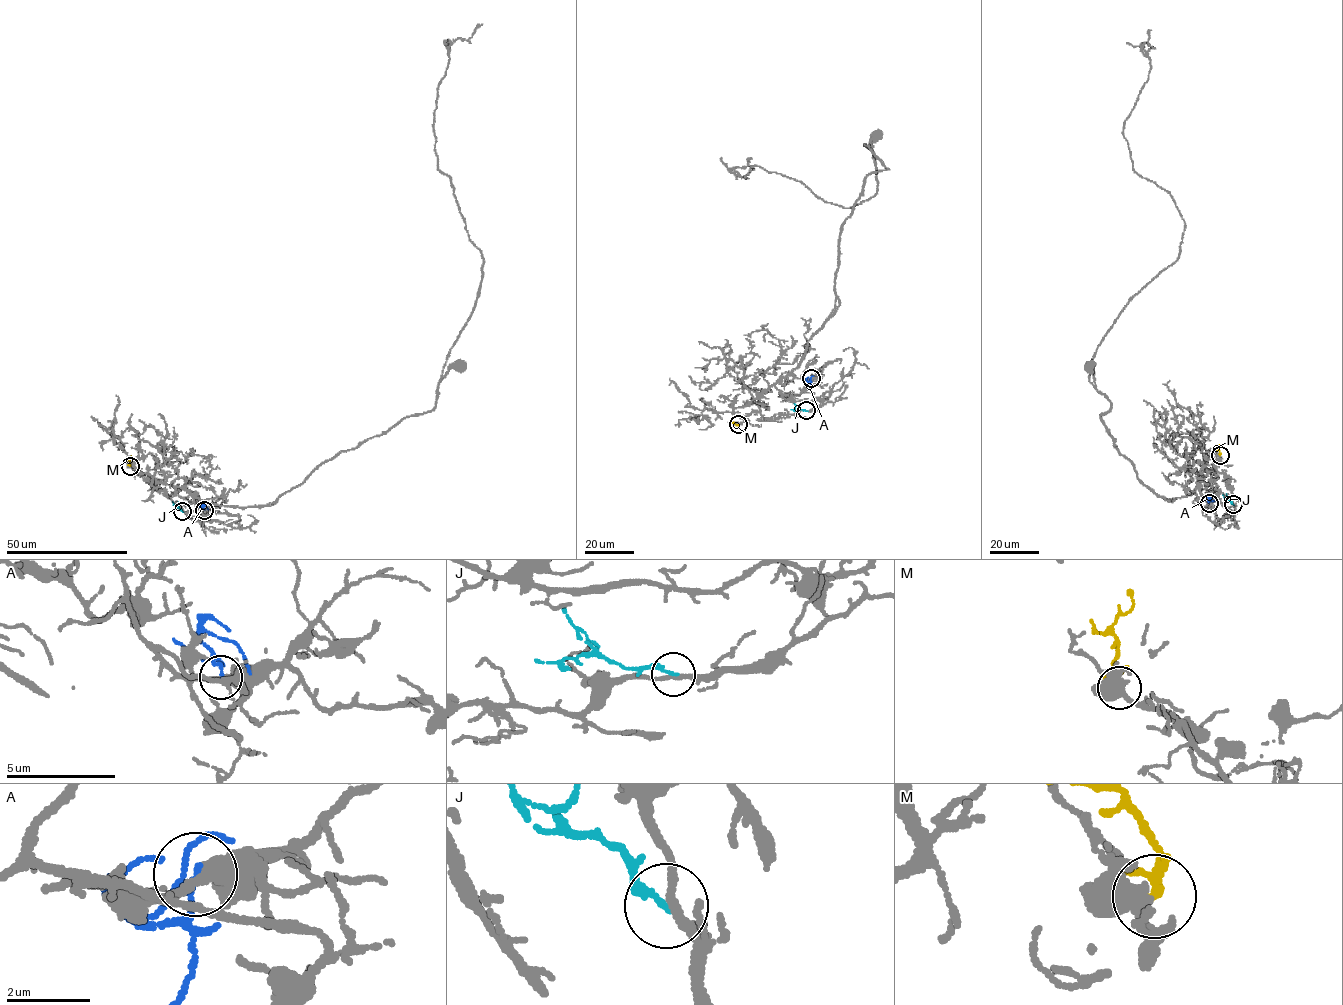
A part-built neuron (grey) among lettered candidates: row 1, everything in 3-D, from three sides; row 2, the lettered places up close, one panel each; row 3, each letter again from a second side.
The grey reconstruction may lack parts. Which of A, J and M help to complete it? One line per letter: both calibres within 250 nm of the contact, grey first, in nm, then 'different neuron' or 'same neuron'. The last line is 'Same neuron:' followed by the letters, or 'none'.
A: 360/130 nm | different neuron
J: 190/200 nm | different neuron
M: 320/140 nm | same neuron
Same neuron: M

